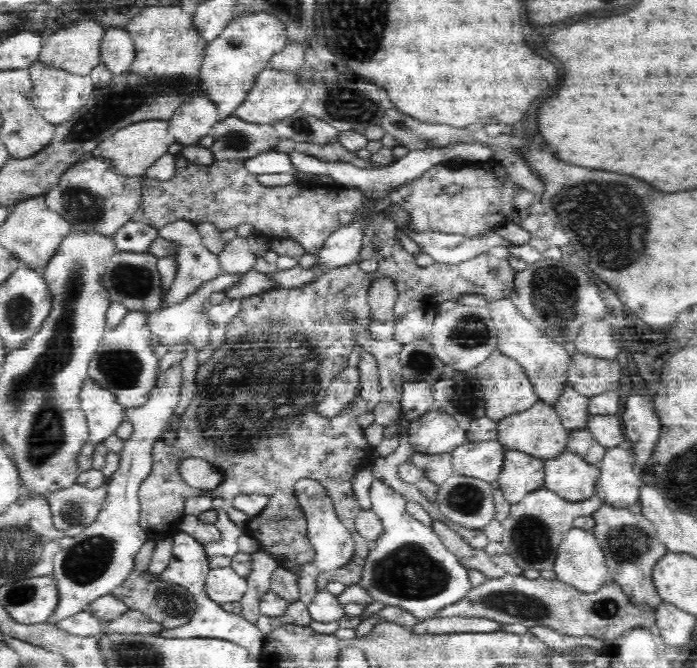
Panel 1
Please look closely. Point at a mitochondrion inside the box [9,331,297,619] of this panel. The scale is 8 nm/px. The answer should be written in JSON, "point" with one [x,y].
{"point":[87,561]}

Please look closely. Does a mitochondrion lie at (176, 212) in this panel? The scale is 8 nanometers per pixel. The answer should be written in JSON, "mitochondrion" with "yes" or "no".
{"mitochondrion":"no"}

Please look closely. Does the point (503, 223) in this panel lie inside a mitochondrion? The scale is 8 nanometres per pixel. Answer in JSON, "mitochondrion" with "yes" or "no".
{"mitochondrion":"no"}

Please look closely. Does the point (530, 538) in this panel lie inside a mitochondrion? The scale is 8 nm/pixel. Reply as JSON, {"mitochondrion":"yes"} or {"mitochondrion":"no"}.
{"mitochondrion":"yes"}

